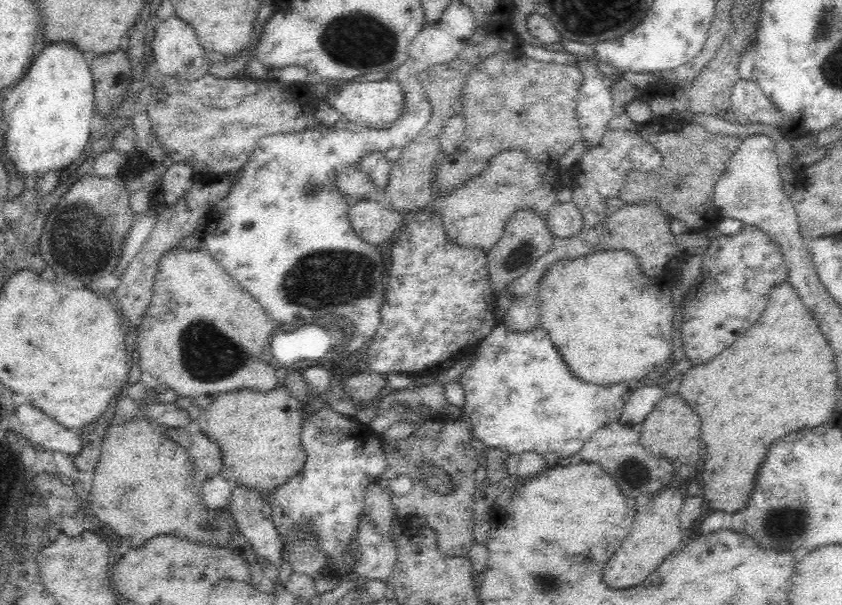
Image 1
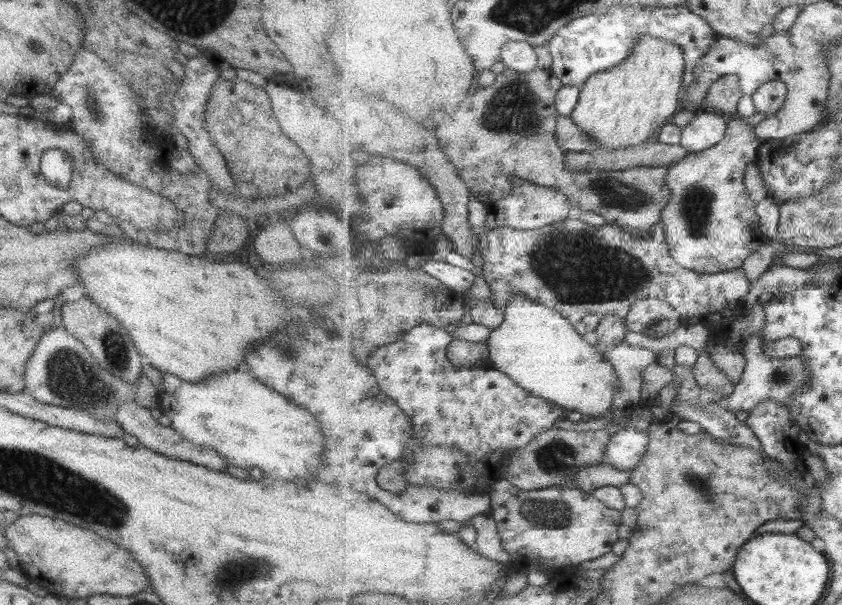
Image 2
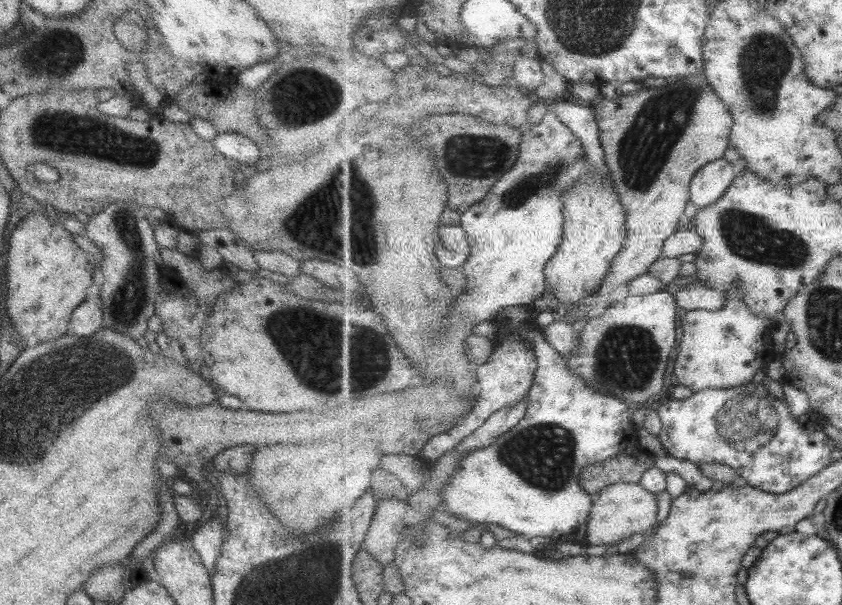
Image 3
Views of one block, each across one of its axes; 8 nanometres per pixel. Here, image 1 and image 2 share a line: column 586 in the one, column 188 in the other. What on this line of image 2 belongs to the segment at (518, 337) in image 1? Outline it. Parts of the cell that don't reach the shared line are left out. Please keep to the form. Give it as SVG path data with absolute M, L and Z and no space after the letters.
M233 370L212 376L207 382L185 382L161 373L162 388L158 390L158 407L170 419L170 425L189 442L218 452L231 466L249 469L257 466L263 476L273 479L309 478L309 470L318 470L324 461L324 442L319 422L305 408L293 404L282 394L255 380L249 370Z

